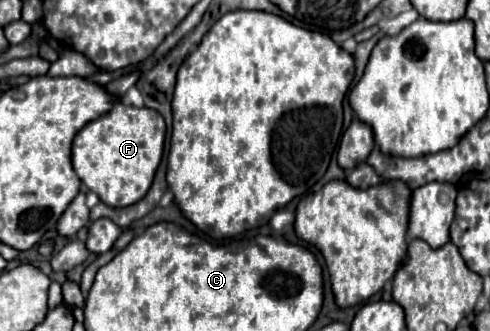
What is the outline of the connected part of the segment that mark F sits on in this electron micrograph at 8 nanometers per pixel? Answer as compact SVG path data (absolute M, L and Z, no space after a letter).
M114 103L106 115L90 121L76 135L72 149L74 171L106 205L118 209L134 205L148 193L154 181L164 151L164 137L166 123L158 111Z

